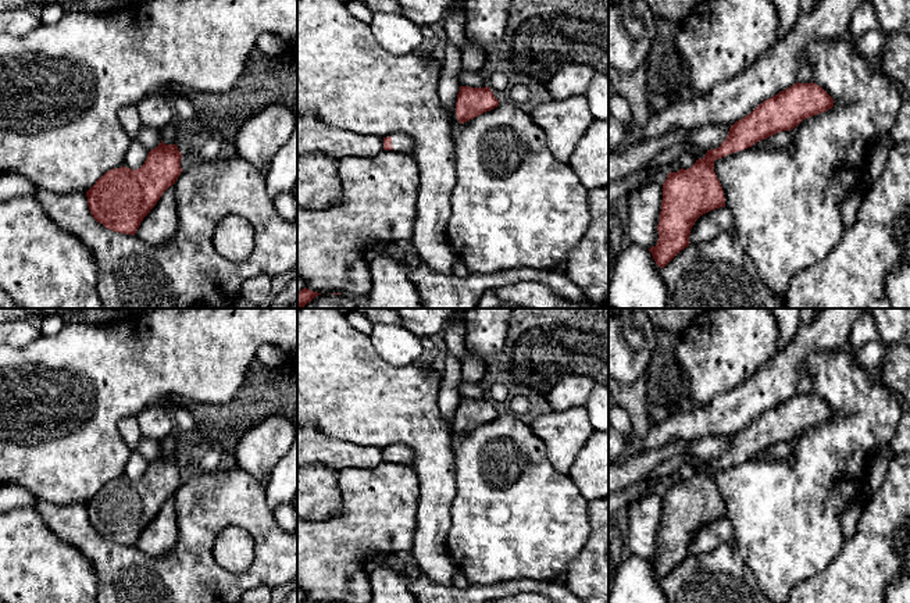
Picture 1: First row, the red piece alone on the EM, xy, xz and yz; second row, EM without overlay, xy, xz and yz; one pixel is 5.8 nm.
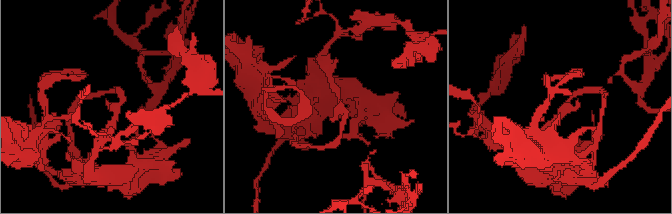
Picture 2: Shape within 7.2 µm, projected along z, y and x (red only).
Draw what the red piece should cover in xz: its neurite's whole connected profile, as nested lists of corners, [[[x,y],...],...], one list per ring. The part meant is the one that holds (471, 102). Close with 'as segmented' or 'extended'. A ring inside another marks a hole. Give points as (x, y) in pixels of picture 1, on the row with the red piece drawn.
[[[460,86],[456,103],[456,115],[460,124],[464,124],[499,106],[490,88]]]; as segmented

